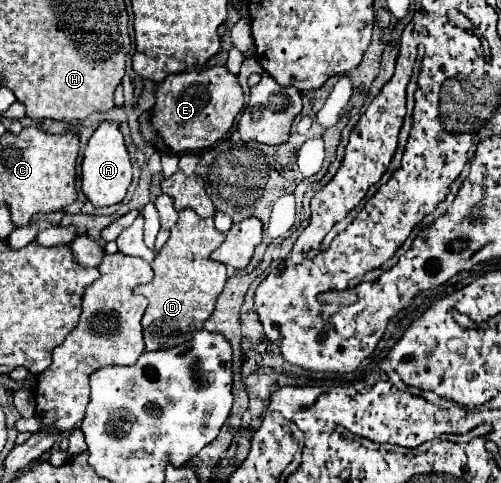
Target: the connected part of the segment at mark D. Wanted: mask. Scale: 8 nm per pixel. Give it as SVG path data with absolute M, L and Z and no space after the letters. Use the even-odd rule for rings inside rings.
M192 208L180 212L176 226L170 230L168 242L152 262L154 278L144 286L136 286L136 294L146 296L150 302L142 318L148 352L188 342L192 338L192 326L200 330L210 318L226 284L226 266L210 260L210 254L222 242L224 234L216 230L212 218L200 218Z

